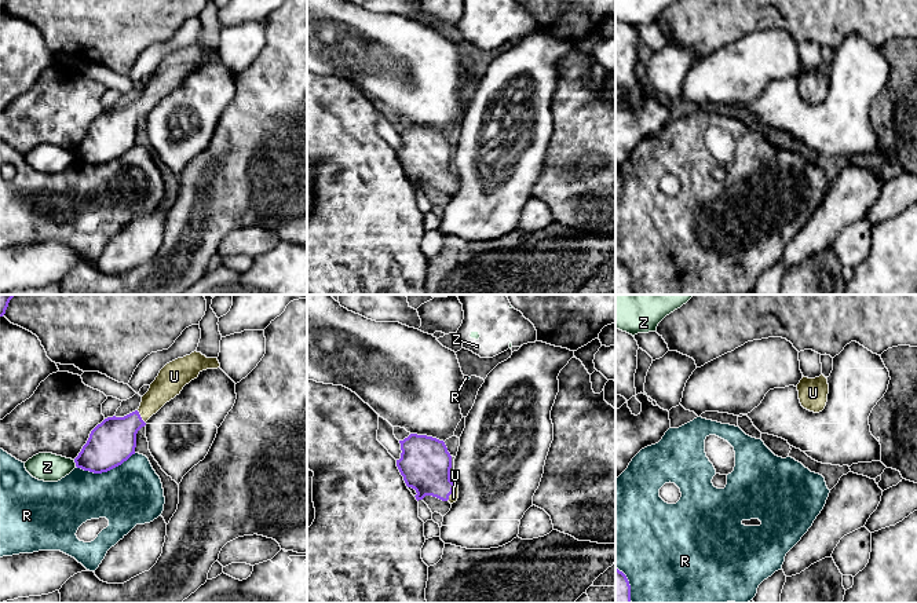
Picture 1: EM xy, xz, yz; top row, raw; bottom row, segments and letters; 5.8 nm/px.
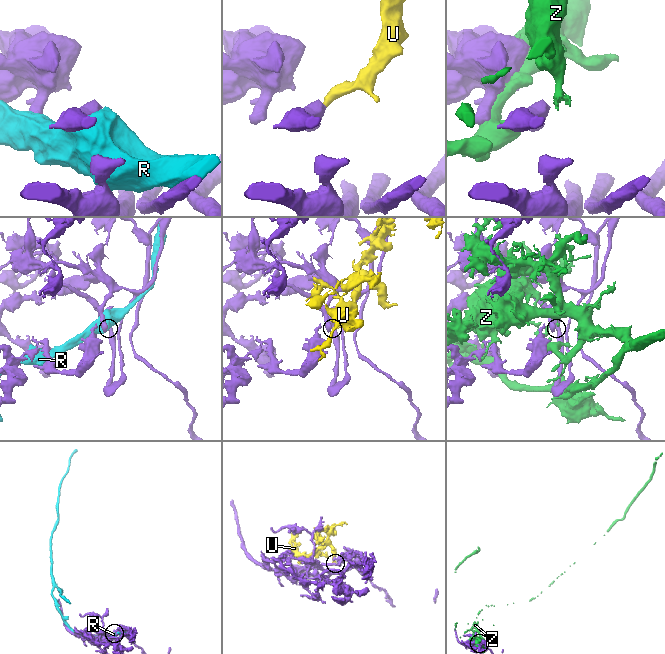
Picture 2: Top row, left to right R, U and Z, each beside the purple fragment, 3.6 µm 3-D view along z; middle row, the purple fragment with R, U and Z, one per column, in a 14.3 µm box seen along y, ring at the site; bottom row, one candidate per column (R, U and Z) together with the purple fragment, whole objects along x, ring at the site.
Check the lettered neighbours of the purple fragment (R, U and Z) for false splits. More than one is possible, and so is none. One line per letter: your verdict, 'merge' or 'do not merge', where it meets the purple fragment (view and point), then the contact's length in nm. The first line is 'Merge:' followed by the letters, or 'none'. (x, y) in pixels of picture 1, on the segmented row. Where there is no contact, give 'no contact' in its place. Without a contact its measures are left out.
Merge: U
R: do not merge | xy (105, 471) | 360 nm
U: merge | xz (452, 492) | 110 nm
Z: do not merge | xy (75, 461) | 40 nm

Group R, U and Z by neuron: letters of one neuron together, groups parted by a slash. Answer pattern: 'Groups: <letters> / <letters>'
Groups: R / U / Z

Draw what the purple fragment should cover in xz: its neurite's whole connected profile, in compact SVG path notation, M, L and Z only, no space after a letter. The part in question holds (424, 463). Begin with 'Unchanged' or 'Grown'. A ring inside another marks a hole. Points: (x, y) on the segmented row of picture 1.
Grown. M410 434L401 443L397 467L408 487L416 490L416 500L425 496L456 502L458 486L450 480L452 456L443 441L427 435Z

